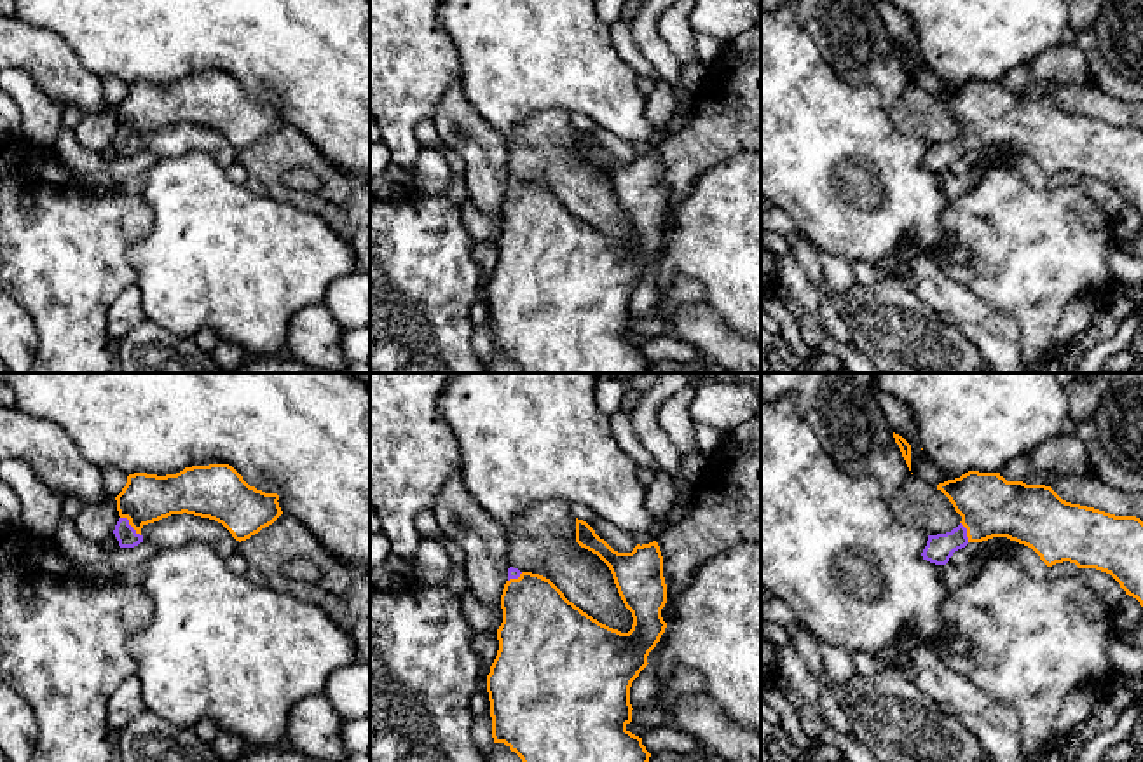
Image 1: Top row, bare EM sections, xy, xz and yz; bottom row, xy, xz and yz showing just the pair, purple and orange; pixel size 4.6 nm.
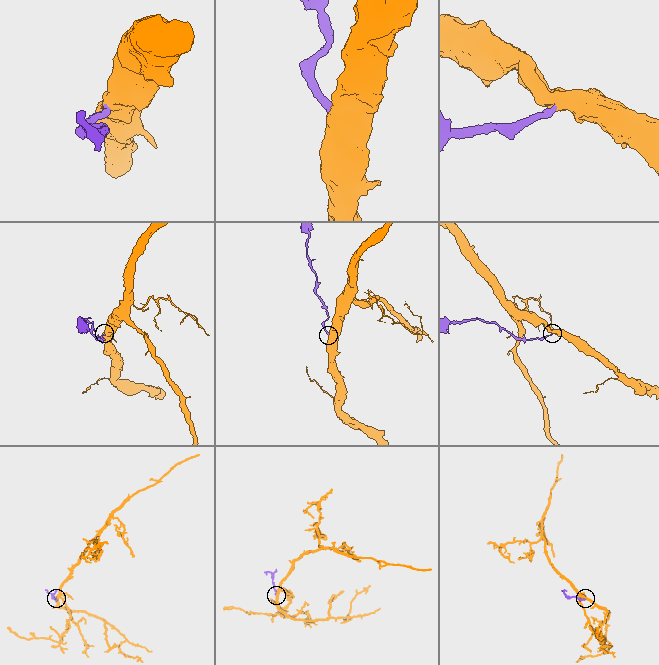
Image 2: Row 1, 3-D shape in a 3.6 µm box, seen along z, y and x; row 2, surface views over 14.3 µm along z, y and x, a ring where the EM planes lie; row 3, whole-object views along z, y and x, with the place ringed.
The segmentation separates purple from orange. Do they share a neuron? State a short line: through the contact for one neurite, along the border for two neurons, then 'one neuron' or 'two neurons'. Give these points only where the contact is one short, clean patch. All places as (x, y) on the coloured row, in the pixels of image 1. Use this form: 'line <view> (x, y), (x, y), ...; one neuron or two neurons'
line xy (126, 536), (130, 525), (135, 510), (147, 497); one neuron

